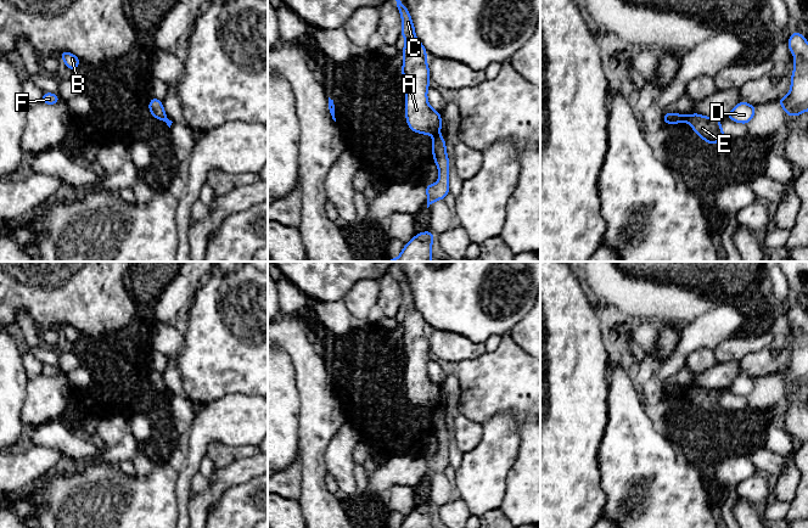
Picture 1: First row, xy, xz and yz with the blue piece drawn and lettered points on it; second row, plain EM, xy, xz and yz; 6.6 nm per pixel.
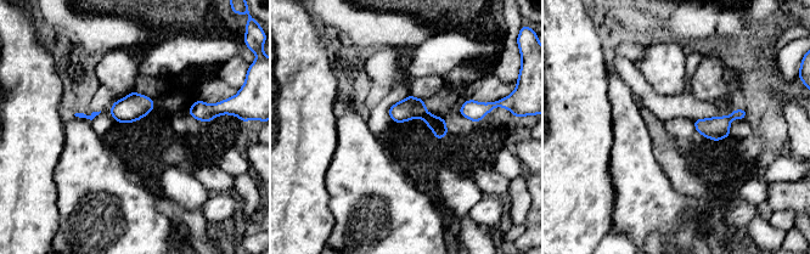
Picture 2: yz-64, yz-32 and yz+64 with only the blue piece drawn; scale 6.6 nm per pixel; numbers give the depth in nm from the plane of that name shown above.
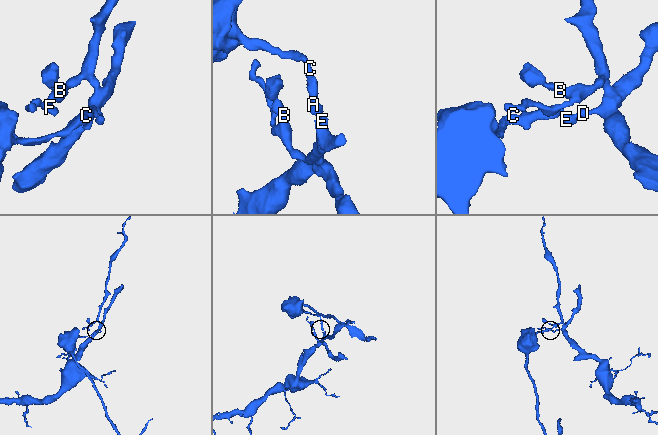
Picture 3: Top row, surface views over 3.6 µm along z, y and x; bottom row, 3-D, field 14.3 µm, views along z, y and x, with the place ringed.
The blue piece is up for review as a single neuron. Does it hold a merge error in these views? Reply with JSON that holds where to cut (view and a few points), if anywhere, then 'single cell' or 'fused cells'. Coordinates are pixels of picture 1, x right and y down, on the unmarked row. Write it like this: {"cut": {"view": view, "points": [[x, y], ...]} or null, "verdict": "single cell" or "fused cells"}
{"cut": {"view": "yz", "points": [[693, 387], [685, 392]]}, "verdict": "fused cells"}

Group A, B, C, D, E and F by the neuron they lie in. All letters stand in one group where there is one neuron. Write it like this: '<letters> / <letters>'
A C / B D E F

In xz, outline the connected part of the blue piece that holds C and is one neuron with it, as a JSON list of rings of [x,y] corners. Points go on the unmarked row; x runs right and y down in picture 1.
[[[395,270],[395,274],[403,293],[400,308],[406,313],[402,322],[404,330],[402,347],[406,355],[406,394],[413,404],[427,406],[436,411],[441,406],[442,392],[441,386],[434,383],[427,373],[427,361],[430,359],[427,324],[415,309],[415,300],[408,281],[398,270]]]

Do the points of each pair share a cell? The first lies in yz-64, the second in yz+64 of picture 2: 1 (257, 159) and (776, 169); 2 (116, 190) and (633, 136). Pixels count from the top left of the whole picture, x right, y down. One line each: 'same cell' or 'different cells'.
1: different cells
2: same cell

